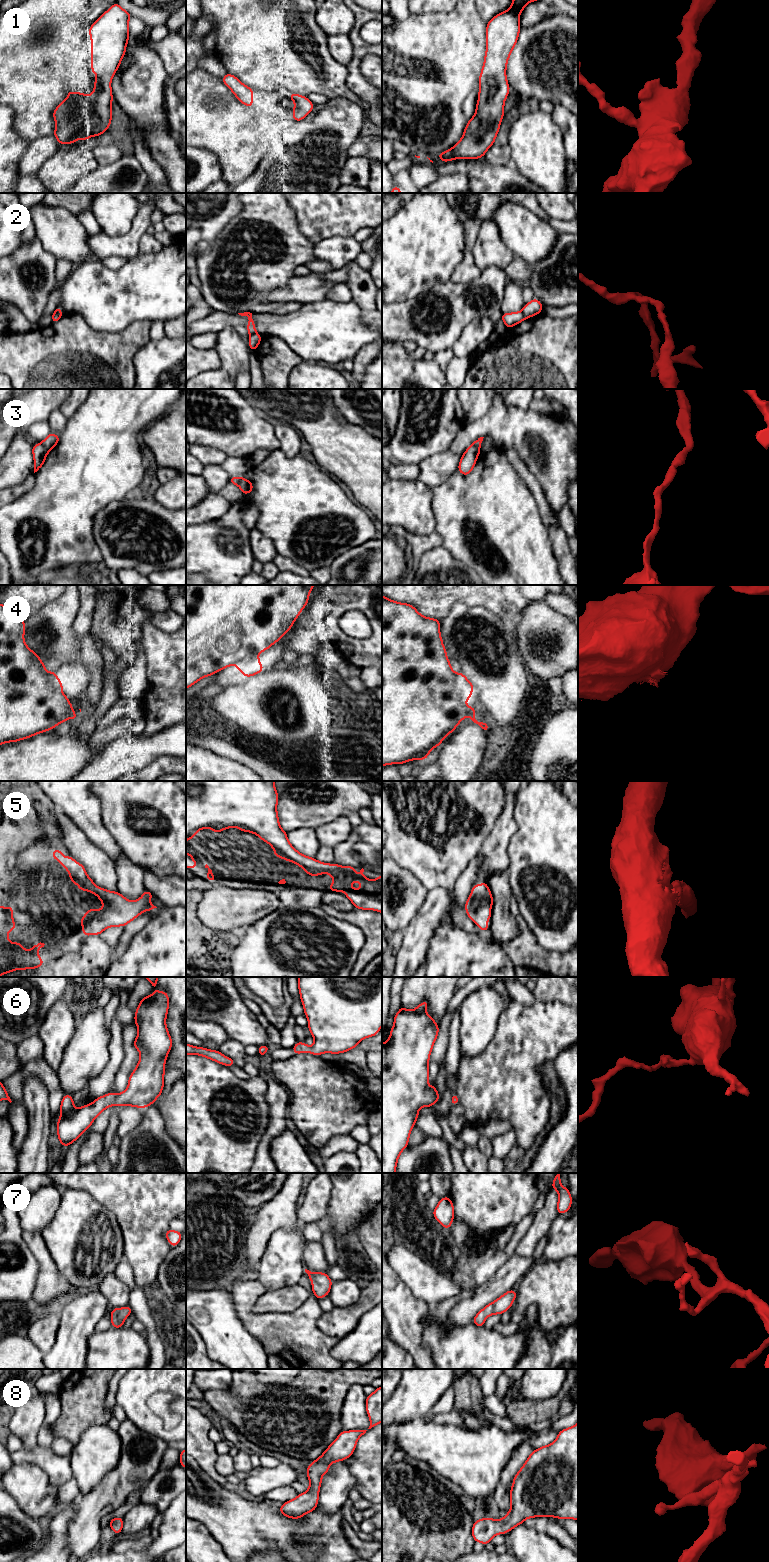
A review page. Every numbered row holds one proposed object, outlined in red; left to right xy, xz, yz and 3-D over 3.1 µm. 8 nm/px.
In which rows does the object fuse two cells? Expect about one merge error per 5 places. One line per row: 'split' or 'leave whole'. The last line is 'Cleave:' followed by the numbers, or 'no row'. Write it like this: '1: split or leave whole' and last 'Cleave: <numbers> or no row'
1: leave whole
2: split
3: split
4: split
5: leave whole
6: leave whole
7: leave whole
8: leave whole
Cleave: 2, 3, 4

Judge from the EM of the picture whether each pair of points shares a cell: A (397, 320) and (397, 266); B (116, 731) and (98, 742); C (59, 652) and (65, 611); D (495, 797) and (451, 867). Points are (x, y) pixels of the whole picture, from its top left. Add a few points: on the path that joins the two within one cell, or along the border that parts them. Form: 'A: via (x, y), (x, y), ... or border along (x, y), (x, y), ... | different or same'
A: border along (419, 295), (392, 303) | different
B: via (112, 732), (102, 738) | same
C: via (59, 642), (60, 621) | same
D: via (486, 814), (486, 824), (481, 832), (463, 850) | same

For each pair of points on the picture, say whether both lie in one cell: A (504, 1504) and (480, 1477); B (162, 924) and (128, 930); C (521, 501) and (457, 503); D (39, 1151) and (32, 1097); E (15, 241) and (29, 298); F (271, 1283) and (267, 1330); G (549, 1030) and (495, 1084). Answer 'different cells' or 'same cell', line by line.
A: different cells
B: different cells
C: same cell
D: same cell
E: different cells
F: different cells
G: same cell

